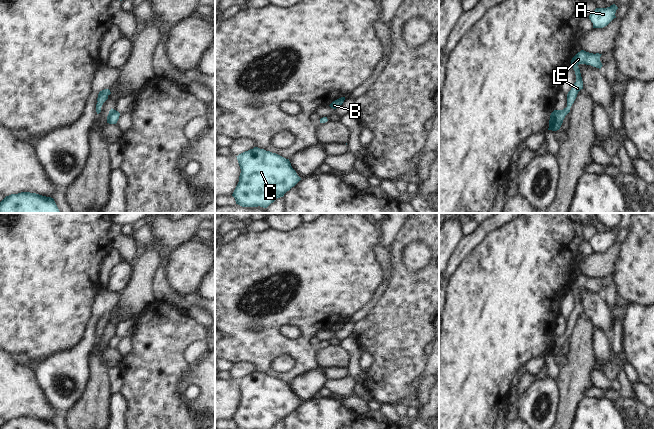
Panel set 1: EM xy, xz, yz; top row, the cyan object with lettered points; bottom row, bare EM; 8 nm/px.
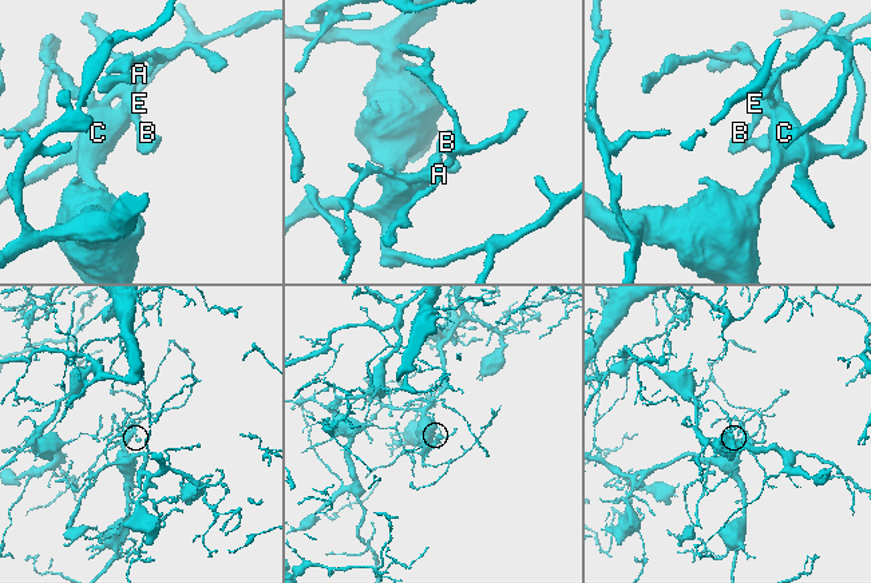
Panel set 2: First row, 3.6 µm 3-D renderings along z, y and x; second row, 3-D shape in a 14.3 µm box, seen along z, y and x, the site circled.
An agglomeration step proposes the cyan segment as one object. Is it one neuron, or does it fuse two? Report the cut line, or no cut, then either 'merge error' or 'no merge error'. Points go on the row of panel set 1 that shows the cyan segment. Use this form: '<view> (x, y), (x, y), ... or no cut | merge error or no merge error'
no cut | no merge error

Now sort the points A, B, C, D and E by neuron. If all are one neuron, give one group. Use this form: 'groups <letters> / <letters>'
groups A B C D E

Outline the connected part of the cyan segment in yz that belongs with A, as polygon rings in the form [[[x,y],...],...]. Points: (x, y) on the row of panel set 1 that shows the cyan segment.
[[[613,4],[607,8],[596,8],[590,15],[589,19],[593,23],[593,28],[603,28],[607,26],[614,18],[618,7]]]

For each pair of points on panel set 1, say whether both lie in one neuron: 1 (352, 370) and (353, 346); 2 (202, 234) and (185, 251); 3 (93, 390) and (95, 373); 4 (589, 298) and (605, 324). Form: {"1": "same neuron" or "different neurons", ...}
{"1": "same neuron", "2": "different neurons", "3": "same neuron", "4": "same neuron"}

